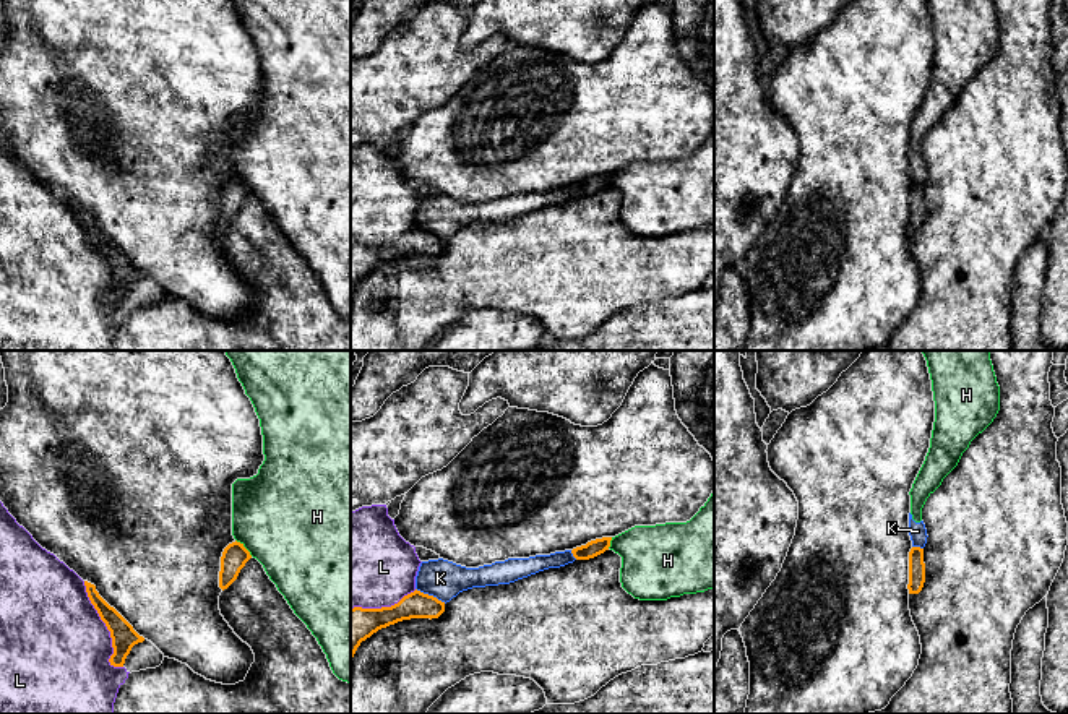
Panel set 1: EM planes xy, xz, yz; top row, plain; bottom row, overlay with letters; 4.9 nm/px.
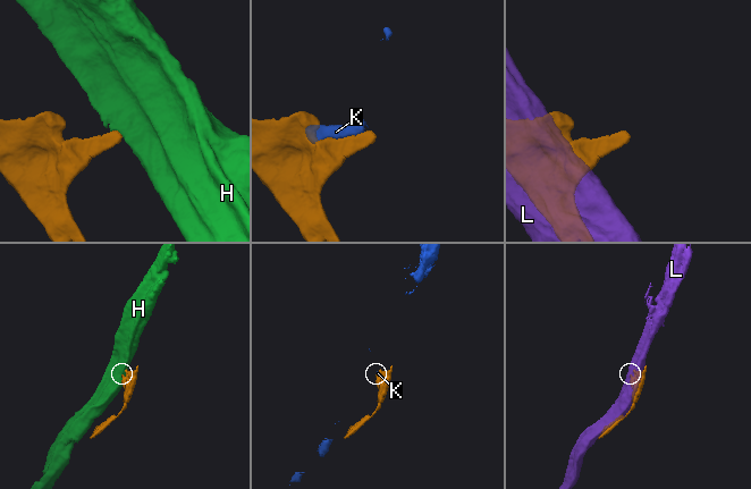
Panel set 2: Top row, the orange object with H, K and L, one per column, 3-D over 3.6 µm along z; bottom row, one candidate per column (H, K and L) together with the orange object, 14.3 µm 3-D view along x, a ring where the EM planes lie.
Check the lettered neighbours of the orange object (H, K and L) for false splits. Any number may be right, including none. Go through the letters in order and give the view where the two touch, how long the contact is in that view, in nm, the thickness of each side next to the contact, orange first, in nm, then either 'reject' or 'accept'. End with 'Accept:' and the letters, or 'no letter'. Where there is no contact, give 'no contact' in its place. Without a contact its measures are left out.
H: meets orange in xy; contact 120 nm long; 130 nm thick on the orange side, 480 nm on the other; reject
K: meets orange in xz; contact 170 nm long; 130 nm thick on the orange side, 190 nm on the other; reject
L: meets orange in xy; contact 480 nm long; 120 nm thick on the orange side, 480 nm on the other; reject
Accept: no letter

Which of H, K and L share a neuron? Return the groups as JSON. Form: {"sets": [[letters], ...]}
{"sets": [["H", "K"], ["L"]]}

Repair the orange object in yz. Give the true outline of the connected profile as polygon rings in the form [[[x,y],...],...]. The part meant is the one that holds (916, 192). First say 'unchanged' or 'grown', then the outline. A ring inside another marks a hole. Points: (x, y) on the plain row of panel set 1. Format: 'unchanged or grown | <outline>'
unchanged | [[[912,183],[909,188],[909,230],[919,230],[925,219],[924,185]]]

